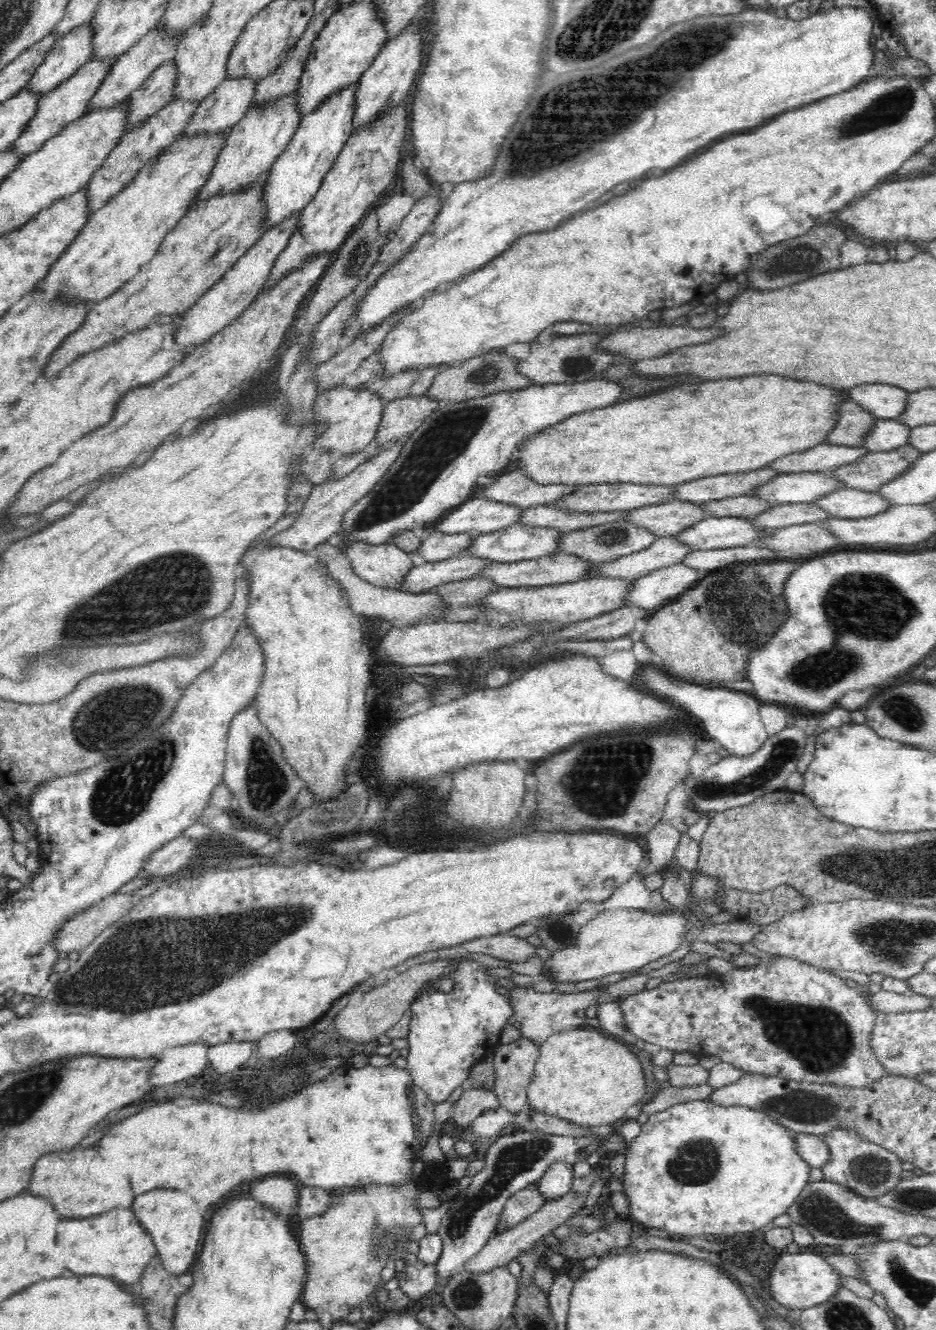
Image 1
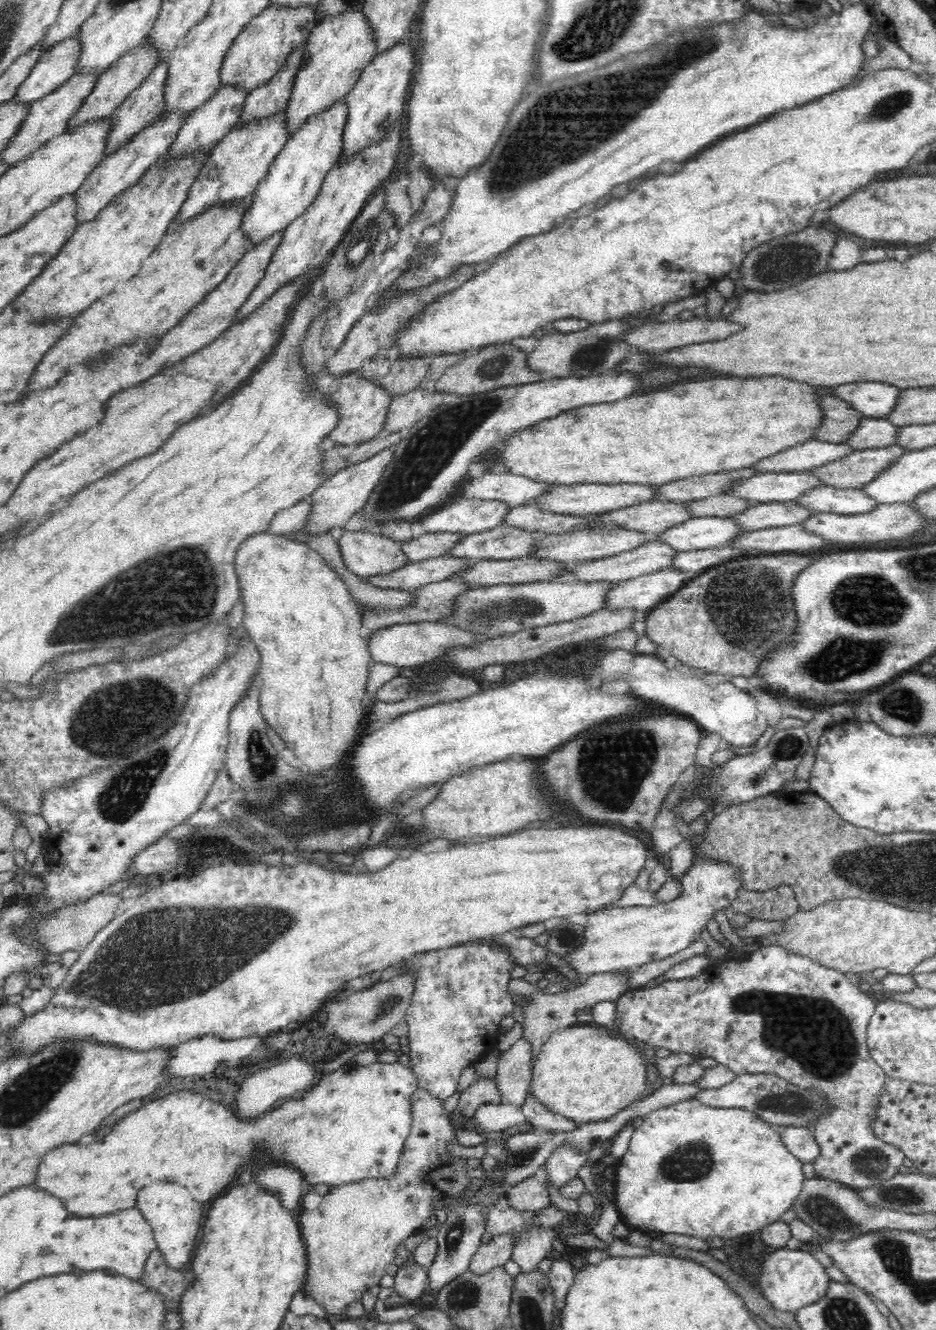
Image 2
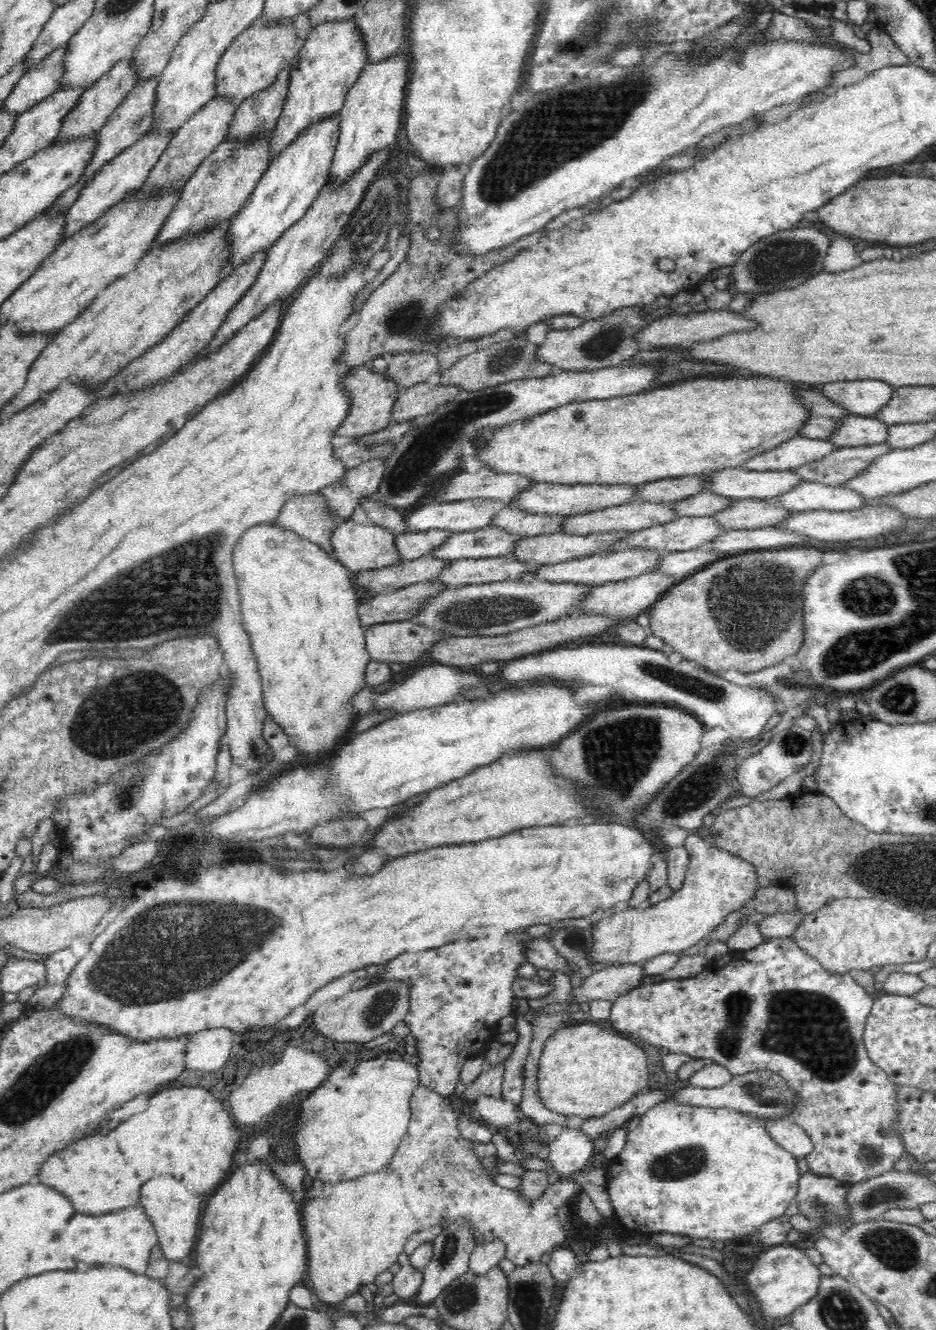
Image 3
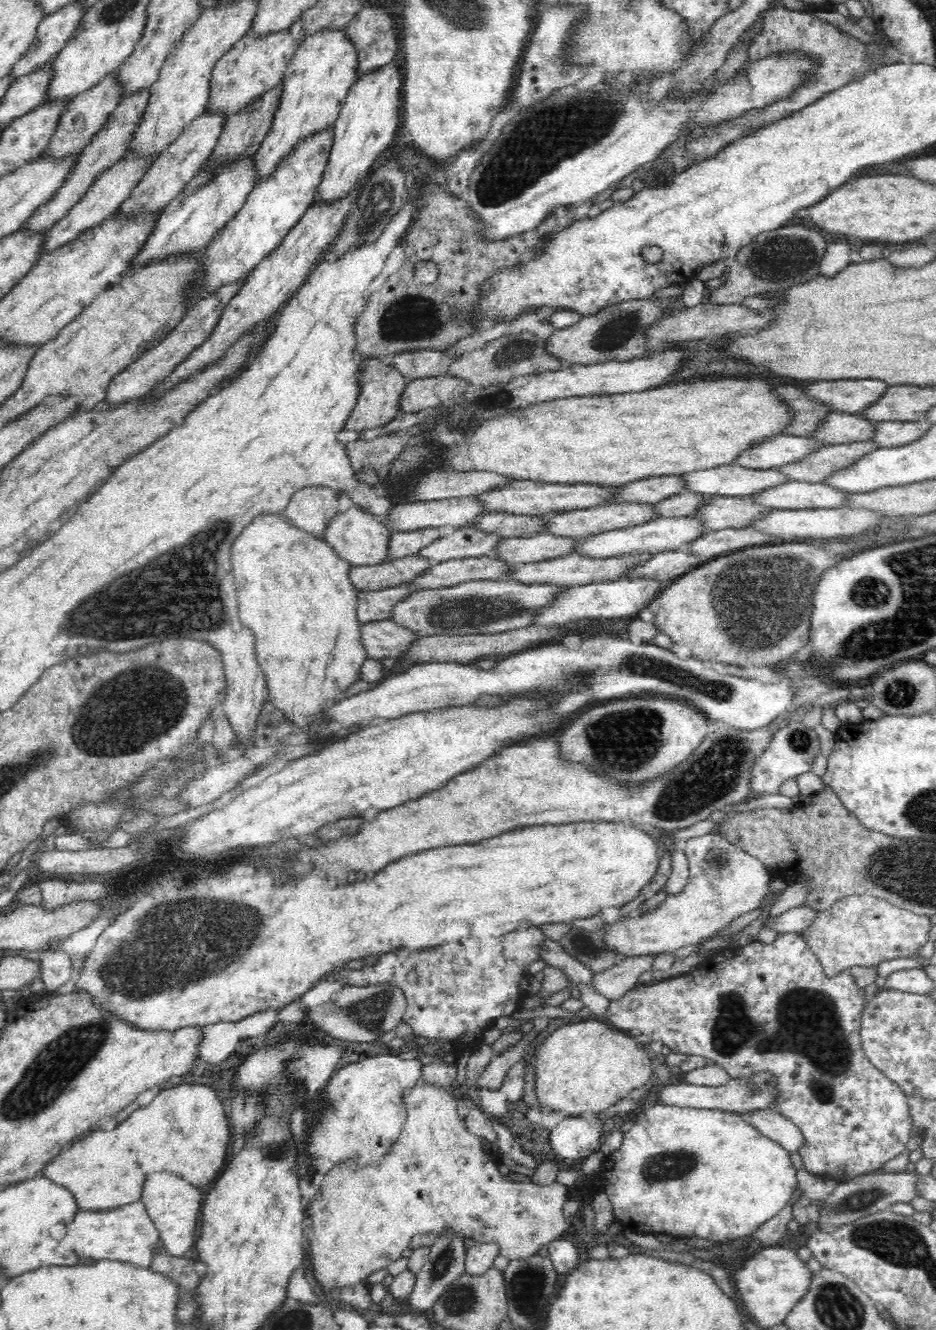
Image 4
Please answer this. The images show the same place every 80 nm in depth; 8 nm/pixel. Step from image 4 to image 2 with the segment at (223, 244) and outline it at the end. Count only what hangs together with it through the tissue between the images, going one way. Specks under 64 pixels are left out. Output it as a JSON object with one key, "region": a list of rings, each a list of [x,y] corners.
{"region":[[[346,100],[337,101],[324,112],[314,114],[290,136],[282,150],[276,155],[268,174],[258,183],[253,193],[251,206],[243,216],[244,233],[252,247],[286,229],[296,218],[302,216],[318,192],[333,165],[343,150],[344,127],[347,123]]]}

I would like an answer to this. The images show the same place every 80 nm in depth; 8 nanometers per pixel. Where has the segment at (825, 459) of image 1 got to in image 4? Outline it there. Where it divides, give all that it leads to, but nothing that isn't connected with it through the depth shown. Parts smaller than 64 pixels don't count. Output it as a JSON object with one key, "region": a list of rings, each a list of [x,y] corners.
{"region":[[[780,434],[748,447],[734,462],[744,468],[778,469],[785,464],[798,462],[824,445],[808,437]]]}

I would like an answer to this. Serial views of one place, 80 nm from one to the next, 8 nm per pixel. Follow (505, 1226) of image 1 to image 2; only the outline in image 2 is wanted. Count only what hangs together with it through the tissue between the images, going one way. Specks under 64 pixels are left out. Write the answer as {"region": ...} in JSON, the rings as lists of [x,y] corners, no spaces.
{"region":[[[536,1175],[512,1188],[508,1197],[511,1206],[519,1212],[536,1212],[551,1206],[547,1184]]]}

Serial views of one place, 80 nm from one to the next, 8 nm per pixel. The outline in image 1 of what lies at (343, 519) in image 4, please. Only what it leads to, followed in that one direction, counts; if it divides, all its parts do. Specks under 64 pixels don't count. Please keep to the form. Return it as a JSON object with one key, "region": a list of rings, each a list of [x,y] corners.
{"region":[[[358,542],[358,544],[352,544],[350,548],[346,548],[344,554],[349,558],[352,570],[377,587],[402,590],[402,584],[406,580],[405,574],[410,574],[414,568],[409,554],[396,546],[395,543],[384,546],[365,546],[365,544]]]}

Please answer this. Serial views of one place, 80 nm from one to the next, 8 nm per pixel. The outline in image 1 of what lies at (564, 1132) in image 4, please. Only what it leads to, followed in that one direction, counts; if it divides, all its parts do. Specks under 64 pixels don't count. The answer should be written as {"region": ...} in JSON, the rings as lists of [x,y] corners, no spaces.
{"region":[[[574,1163],[552,1164],[552,1167],[548,1168],[548,1172],[538,1183],[537,1191],[546,1202],[556,1202],[570,1192],[574,1177]]]}

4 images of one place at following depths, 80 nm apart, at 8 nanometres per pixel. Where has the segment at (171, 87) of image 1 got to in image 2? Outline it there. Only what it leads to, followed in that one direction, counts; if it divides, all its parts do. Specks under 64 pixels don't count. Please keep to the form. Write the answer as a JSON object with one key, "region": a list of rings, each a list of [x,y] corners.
{"region":[[[167,63],[156,65],[154,70],[147,76],[147,79],[135,91],[132,91],[127,96],[127,99],[113,112],[114,128],[107,136],[107,148],[103,154],[104,157],[114,154],[114,150],[118,150],[126,142],[130,142],[130,138],[134,134],[138,134],[140,130],[148,128],[148,126],[154,124],[161,116],[161,112],[164,110],[164,99],[166,98],[163,90],[167,84],[167,72]]]}

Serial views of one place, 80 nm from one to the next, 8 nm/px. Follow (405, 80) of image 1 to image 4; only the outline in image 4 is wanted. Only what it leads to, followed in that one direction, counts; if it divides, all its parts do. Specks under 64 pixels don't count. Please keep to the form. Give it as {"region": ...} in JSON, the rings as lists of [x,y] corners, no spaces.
{"region":[[[396,62],[384,64],[374,72],[360,76],[360,80],[350,87],[333,124],[335,138],[327,166],[323,170],[323,178],[315,190],[314,201],[340,200],[348,196],[348,192],[352,192],[352,188],[356,188],[356,184],[366,176],[370,164],[375,164],[378,154],[382,154],[382,150],[388,151],[400,126],[400,90],[402,74]]]}

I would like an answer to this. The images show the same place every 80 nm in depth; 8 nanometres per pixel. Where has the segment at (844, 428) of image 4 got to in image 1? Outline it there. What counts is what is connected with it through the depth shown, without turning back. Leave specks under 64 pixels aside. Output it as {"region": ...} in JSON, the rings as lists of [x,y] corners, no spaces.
{"region":[[[898,419],[878,420],[874,430],[866,436],[863,447],[872,452],[894,451],[895,448],[910,444],[912,427]]]}

